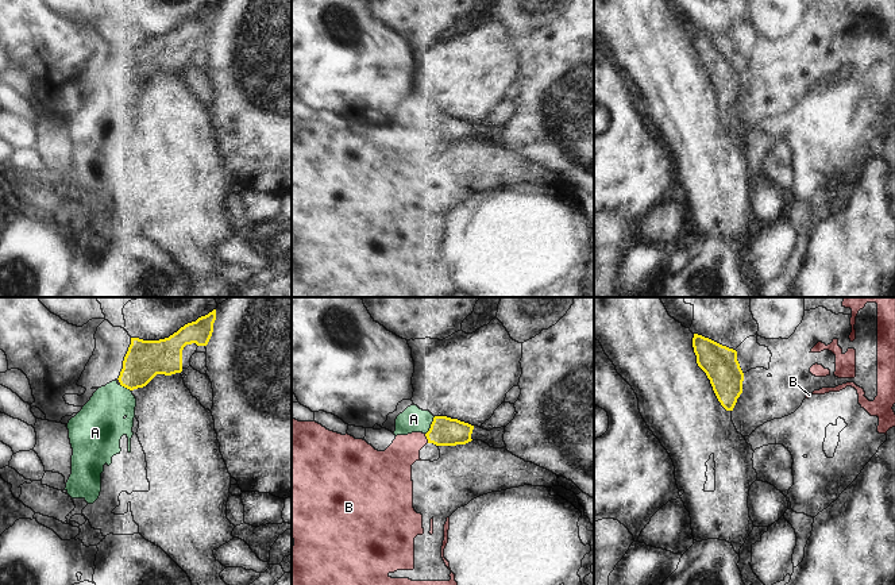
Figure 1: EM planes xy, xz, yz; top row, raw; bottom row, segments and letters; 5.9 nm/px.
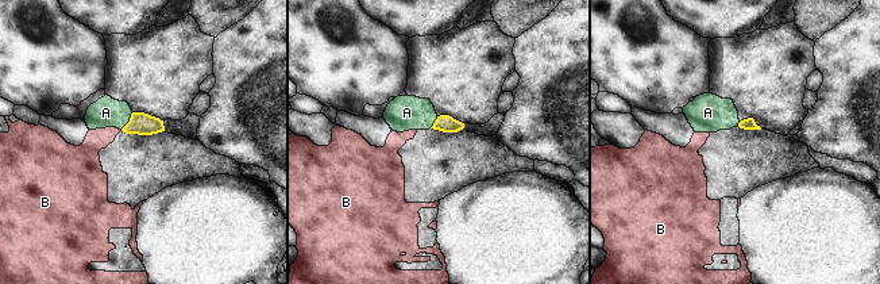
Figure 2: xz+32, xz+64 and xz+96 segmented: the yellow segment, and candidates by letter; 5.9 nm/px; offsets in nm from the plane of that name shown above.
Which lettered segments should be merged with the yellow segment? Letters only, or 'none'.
A.

